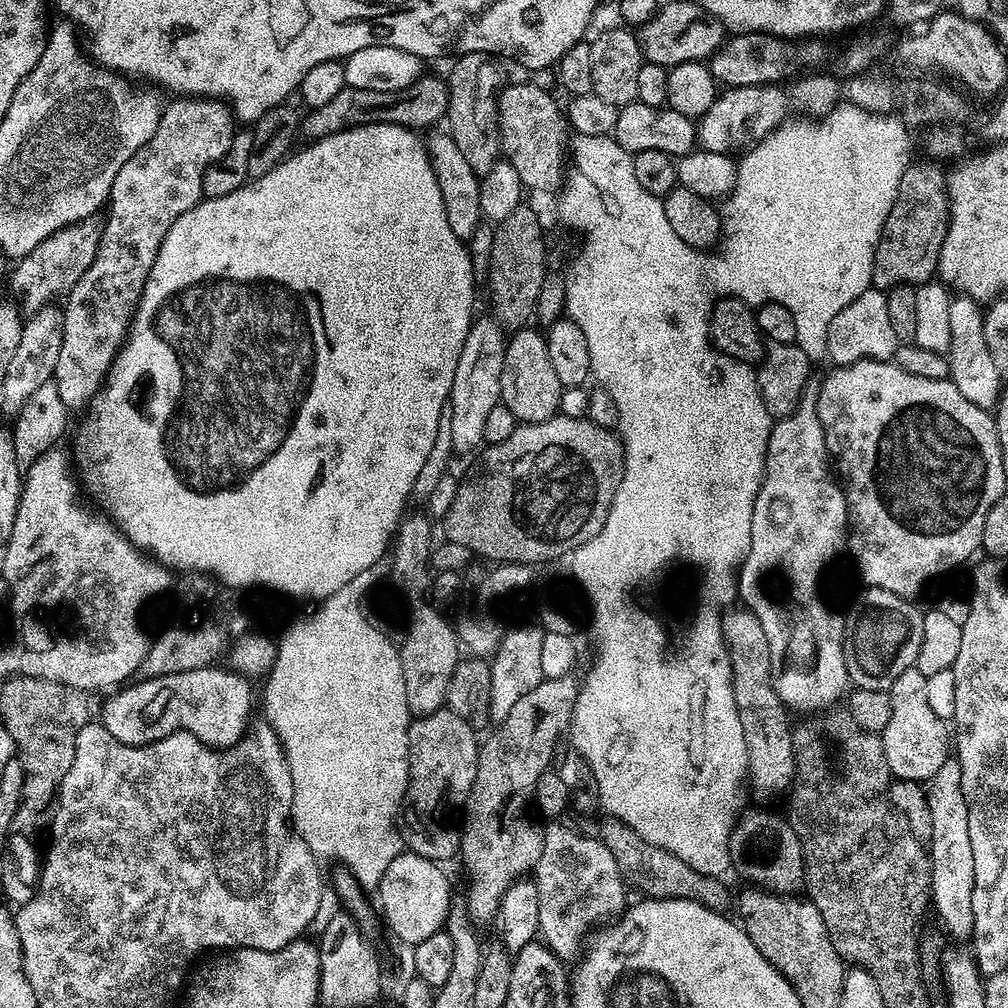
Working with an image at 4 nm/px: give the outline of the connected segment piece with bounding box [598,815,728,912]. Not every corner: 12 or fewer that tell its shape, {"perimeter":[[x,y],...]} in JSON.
{"perimeter":[[605,815],[598,838],[645,897],[724,912],[728,888]]}

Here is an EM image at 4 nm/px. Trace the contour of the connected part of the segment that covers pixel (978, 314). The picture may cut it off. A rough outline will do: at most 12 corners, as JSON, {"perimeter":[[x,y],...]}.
{"perimeter":[[957,295],[950,308],[948,374],[989,410],[1002,395],[984,312]]}

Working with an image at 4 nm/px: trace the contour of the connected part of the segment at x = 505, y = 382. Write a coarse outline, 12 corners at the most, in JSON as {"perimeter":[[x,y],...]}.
{"perimeter":[[543,331],[509,335],[500,403],[520,424],[560,410]]}

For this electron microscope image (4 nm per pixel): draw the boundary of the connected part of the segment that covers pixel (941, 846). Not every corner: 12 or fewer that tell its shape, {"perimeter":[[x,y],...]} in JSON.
{"perimeter":[[962,766],[926,781],[930,904],[956,940],[974,930],[974,849]]}

